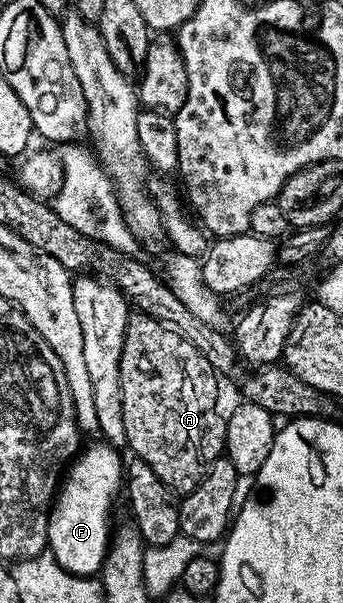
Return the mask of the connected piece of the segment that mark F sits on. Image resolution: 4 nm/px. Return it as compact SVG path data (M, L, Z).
M100 444L85 450L70 463L57 491L47 516L47 544L57 564L70 574L95 576L103 569L103 558L113 533L111 505L118 494L120 497L125 482L125 462L119 459L120 451L113 446Z

